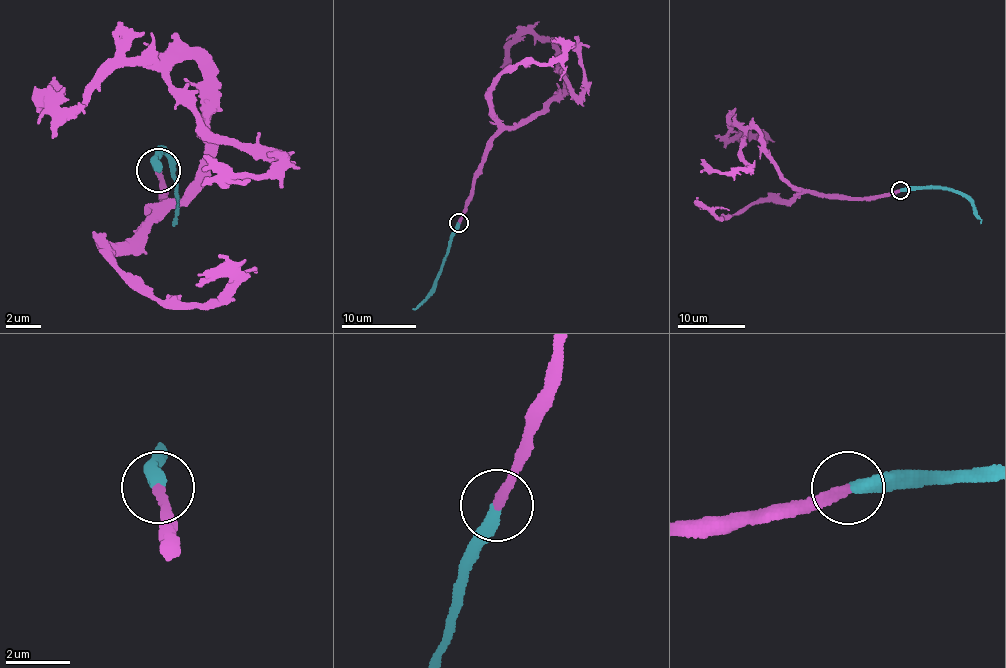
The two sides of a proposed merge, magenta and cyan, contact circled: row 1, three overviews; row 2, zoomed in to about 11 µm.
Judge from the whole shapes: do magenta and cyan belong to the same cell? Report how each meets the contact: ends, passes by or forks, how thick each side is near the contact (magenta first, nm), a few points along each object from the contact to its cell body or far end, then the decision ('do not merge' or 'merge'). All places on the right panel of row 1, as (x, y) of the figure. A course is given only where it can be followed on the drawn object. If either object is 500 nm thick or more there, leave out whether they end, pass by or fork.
magenta ends | cyan ends | 320/360 nm | magenta via (900, 189), (811, 194), (778, 170), (756, 128), (739, 152), (747, 170), (706, 168), (701, 159) | cyan via (900, 189), (954, 190), (970, 202), (981, 223) | merge

